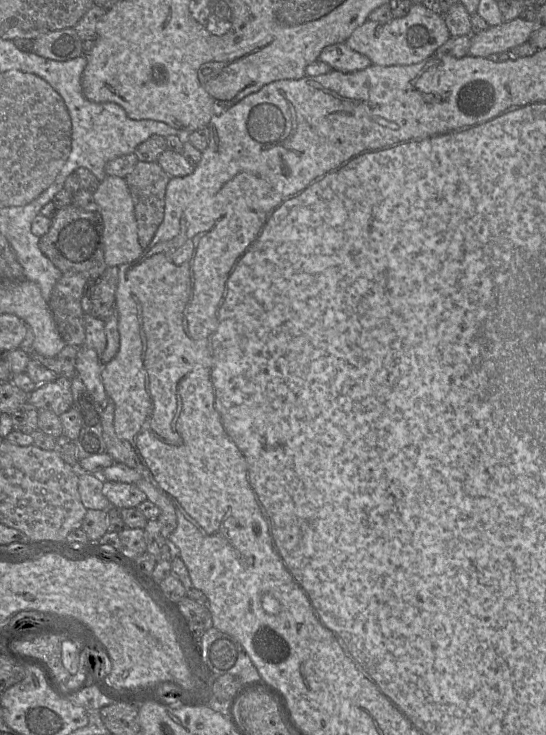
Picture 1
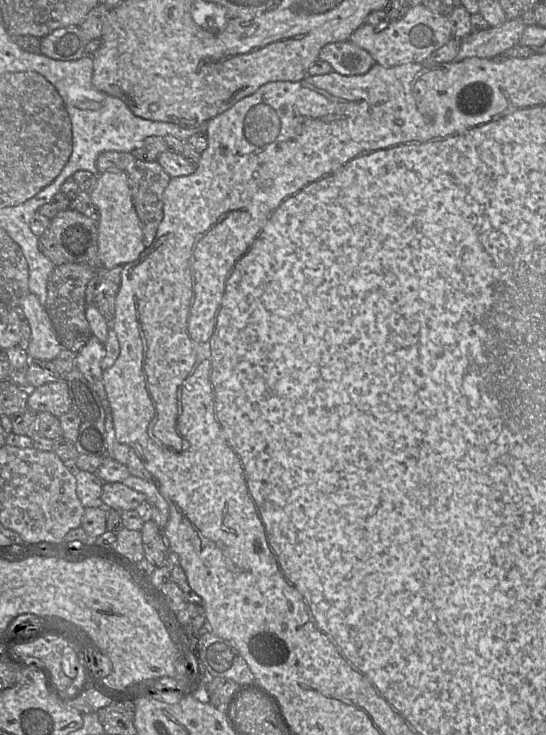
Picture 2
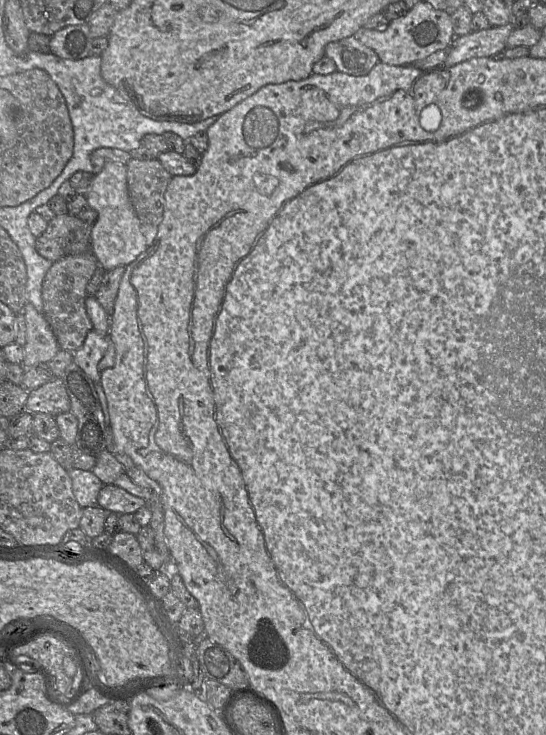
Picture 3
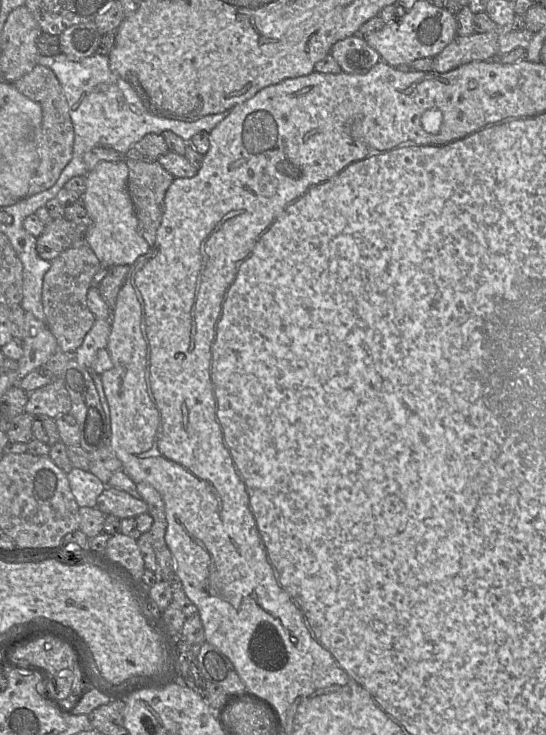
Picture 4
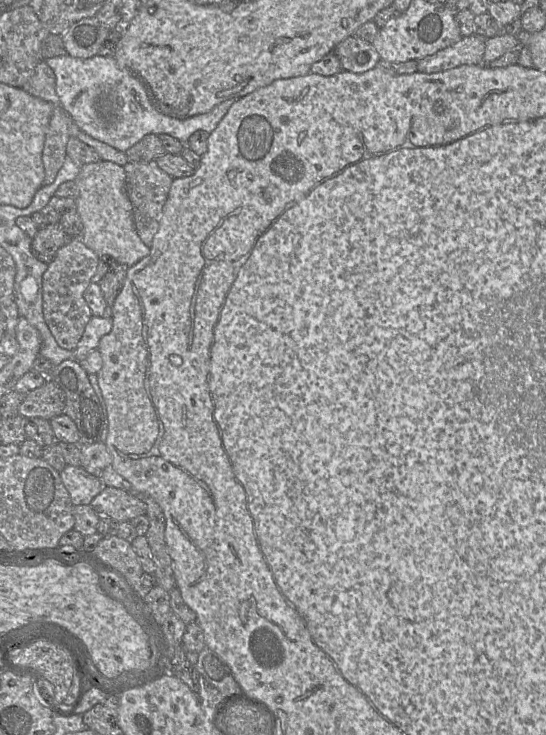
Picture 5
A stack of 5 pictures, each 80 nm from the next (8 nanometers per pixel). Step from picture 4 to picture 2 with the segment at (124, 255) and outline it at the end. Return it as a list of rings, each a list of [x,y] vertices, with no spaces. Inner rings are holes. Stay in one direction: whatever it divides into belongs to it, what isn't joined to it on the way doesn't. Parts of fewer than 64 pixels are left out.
[[[107,171],[98,174],[98,181],[90,193],[93,204],[99,210],[98,249],[101,267],[105,270],[123,266],[139,258],[146,249],[140,220],[132,202],[125,171]]]

